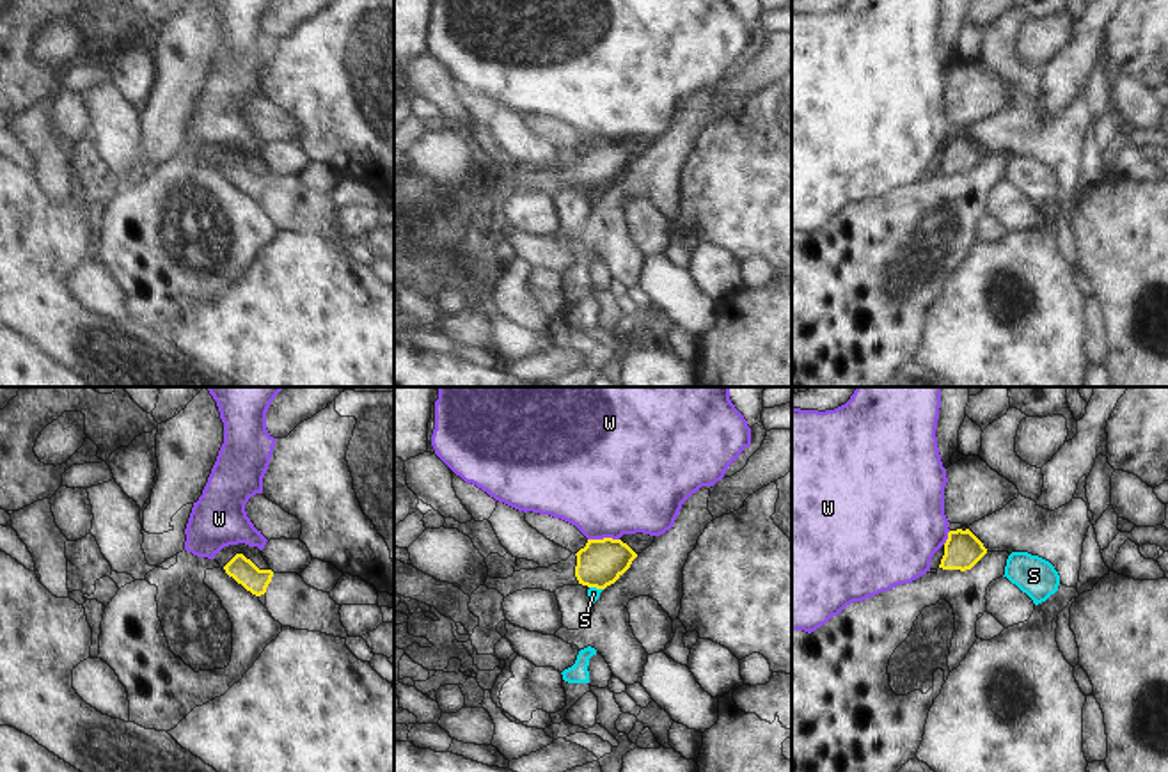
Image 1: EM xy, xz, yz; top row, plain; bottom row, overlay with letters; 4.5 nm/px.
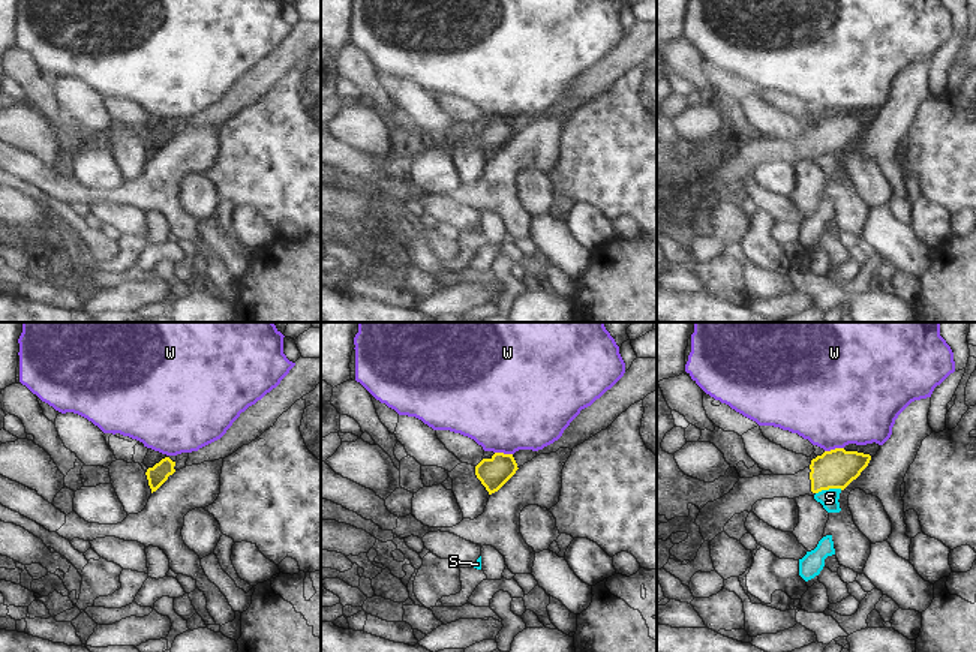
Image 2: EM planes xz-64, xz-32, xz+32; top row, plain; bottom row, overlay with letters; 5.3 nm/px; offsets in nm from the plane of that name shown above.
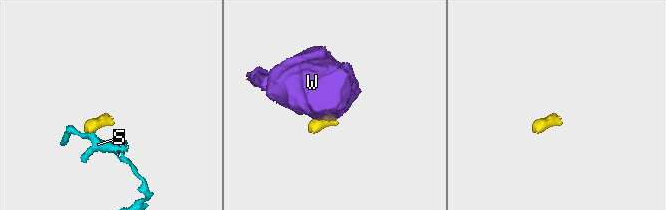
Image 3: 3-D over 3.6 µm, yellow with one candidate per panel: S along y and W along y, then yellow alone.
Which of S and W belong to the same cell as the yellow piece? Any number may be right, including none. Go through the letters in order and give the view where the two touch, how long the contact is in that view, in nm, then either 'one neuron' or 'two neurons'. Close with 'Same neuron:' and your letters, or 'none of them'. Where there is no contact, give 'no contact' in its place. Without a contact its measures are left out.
S: xz | 70 nm | two neurons
W: xz | 140 nm | two neurons
Same neuron: none of them

